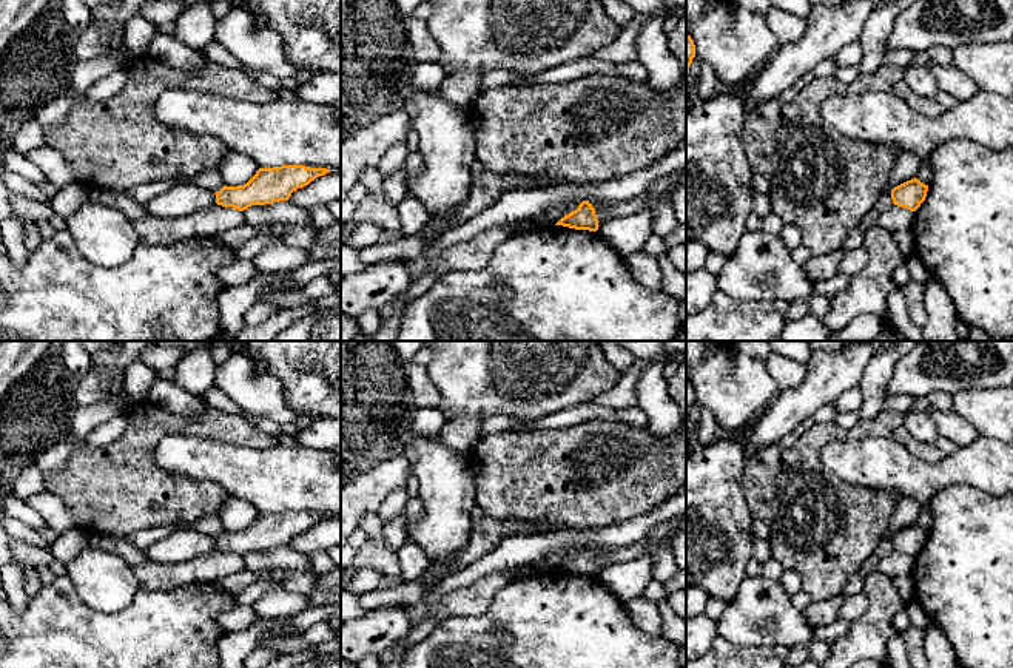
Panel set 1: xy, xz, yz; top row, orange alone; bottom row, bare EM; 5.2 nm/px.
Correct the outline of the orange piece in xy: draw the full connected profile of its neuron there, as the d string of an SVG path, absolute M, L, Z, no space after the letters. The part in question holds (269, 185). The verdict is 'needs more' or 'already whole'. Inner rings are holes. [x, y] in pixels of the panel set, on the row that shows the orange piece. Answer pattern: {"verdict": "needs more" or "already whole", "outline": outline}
{"verdict": "already whole", "outline": "M305 165L259 168L247 184L237 187L224 185L216 191L216 204L244 211L251 205L288 201L293 191L330 171L336 170L310 168Z"}

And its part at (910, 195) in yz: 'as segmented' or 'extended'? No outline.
as segmented

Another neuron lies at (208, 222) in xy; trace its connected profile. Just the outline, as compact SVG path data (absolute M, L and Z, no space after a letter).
M213 205L187 216L156 218L133 222L140 244L173 245L193 238L216 238L245 222L244 213L233 207Z

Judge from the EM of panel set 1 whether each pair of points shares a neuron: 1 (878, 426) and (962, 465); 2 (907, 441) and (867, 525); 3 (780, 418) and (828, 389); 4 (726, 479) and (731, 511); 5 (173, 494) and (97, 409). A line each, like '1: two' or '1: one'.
1: two
2: one
3: one
4: one
5: two

